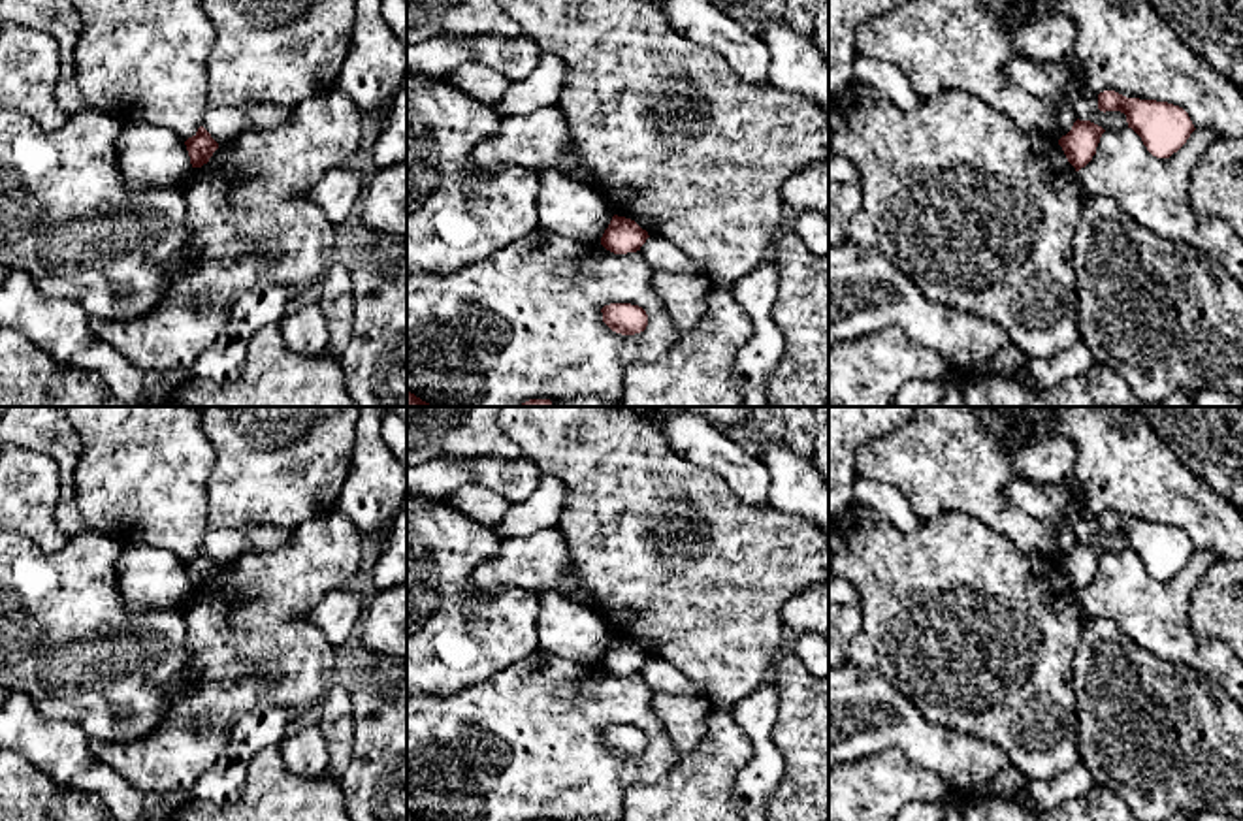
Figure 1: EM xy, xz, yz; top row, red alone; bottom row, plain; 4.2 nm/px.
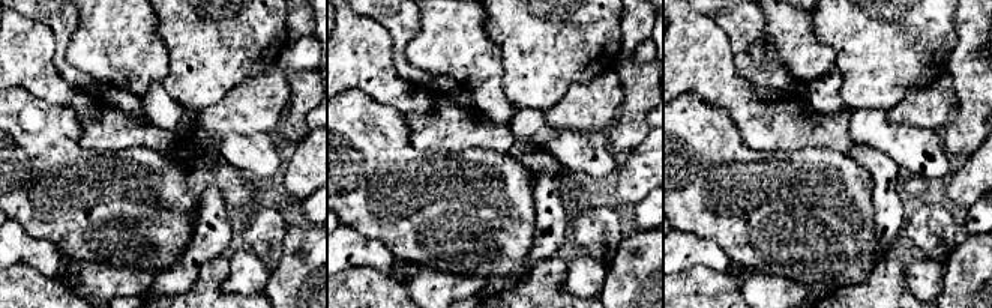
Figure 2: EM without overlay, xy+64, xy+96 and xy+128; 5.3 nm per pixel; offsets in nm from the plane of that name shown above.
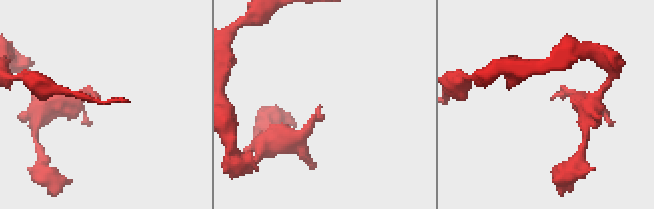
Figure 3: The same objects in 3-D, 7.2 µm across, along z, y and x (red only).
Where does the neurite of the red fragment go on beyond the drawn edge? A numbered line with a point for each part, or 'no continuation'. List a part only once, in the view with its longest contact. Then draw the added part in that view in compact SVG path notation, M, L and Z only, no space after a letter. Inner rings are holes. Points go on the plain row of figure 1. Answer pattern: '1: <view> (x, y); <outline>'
no continuation

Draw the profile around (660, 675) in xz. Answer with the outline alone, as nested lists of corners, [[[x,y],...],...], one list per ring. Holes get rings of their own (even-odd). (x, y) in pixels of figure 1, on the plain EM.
[[[650,657],[640,668],[640,676],[652,691],[701,695],[710,699],[708,691],[701,684],[689,680],[682,670],[663,659]]]

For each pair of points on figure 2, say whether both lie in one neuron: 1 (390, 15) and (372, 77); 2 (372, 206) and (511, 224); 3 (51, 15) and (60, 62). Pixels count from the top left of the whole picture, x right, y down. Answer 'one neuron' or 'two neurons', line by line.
1: two neurons
2: one neuron
3: one neuron

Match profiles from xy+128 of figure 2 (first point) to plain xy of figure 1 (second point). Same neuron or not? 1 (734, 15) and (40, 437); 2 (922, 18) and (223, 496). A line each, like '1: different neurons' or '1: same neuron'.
1: same neuron
2: same neuron

